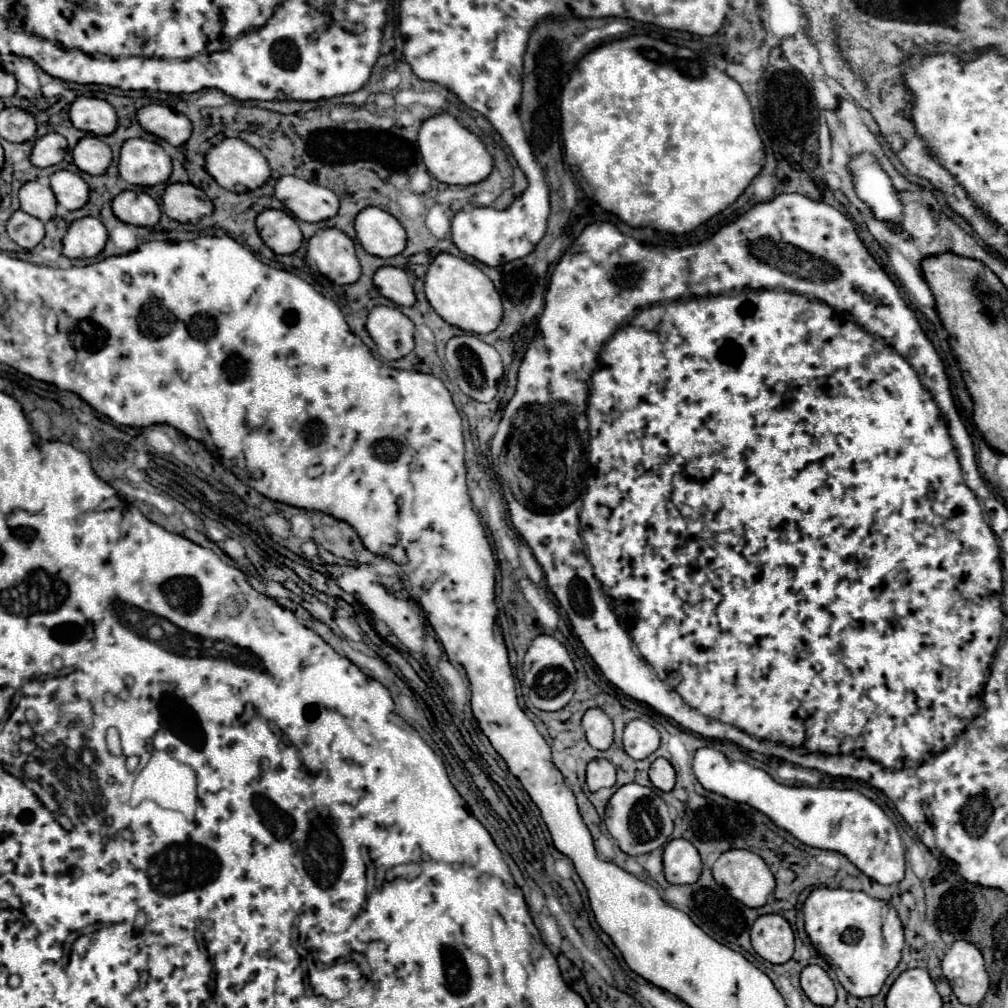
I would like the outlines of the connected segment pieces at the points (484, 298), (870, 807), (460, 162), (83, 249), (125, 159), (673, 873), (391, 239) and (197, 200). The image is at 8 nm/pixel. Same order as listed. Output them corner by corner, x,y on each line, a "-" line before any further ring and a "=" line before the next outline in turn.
439,254
425,276
425,294
433,310
451,326
471,334
489,334
493,332
503,316
501,296
495,290
493,282
473,264
453,254
=
699,748
695,752
693,770
705,790
757,808
759,812
767,814
779,828
791,832
807,846
835,850
847,856
863,874
877,880
879,884
897,884
903,880
905,852
899,832
887,814
861,792
785,786
775,782
761,768
755,768
747,762
729,762
723,752
713,748
=
449,112
433,116
423,122
419,132
419,150
431,176
435,176
443,184
479,184
493,170
493,160
483,142
477,136
473,136
465,126
461,126
=
85,216
69,226
63,238
63,254
69,258
93,258
103,250
105,242
107,228
103,222
93,216
=
133,138
123,144
119,158
119,174
125,182
135,186
165,184
171,172
171,158
157,142
=
671,840
663,852
665,878
671,884
693,884
701,874
701,858
689,840
=
363,210
355,220
355,232
363,248
373,256
391,258
405,250
405,230
385,210
=
169,184
163,194
163,208
177,222
199,222
215,210
207,194
193,184

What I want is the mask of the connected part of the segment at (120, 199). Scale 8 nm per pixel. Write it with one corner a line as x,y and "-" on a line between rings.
125,190
113,200
113,212
121,222
133,226
155,226
159,222
159,204
145,192

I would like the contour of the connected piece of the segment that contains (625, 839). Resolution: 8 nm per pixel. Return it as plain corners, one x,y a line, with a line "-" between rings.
625,784
611,796
605,810
605,824
609,834
617,840
619,848
629,856
647,854
661,848
667,844
667,838
673,832
673,820
669,818
667,804
653,788
641,784

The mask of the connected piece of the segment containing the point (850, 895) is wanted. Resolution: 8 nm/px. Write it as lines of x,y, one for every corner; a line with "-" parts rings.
817,888
803,904
805,930
815,950
831,964
839,984
857,998
877,996
901,960
903,924
885,900
843,888

